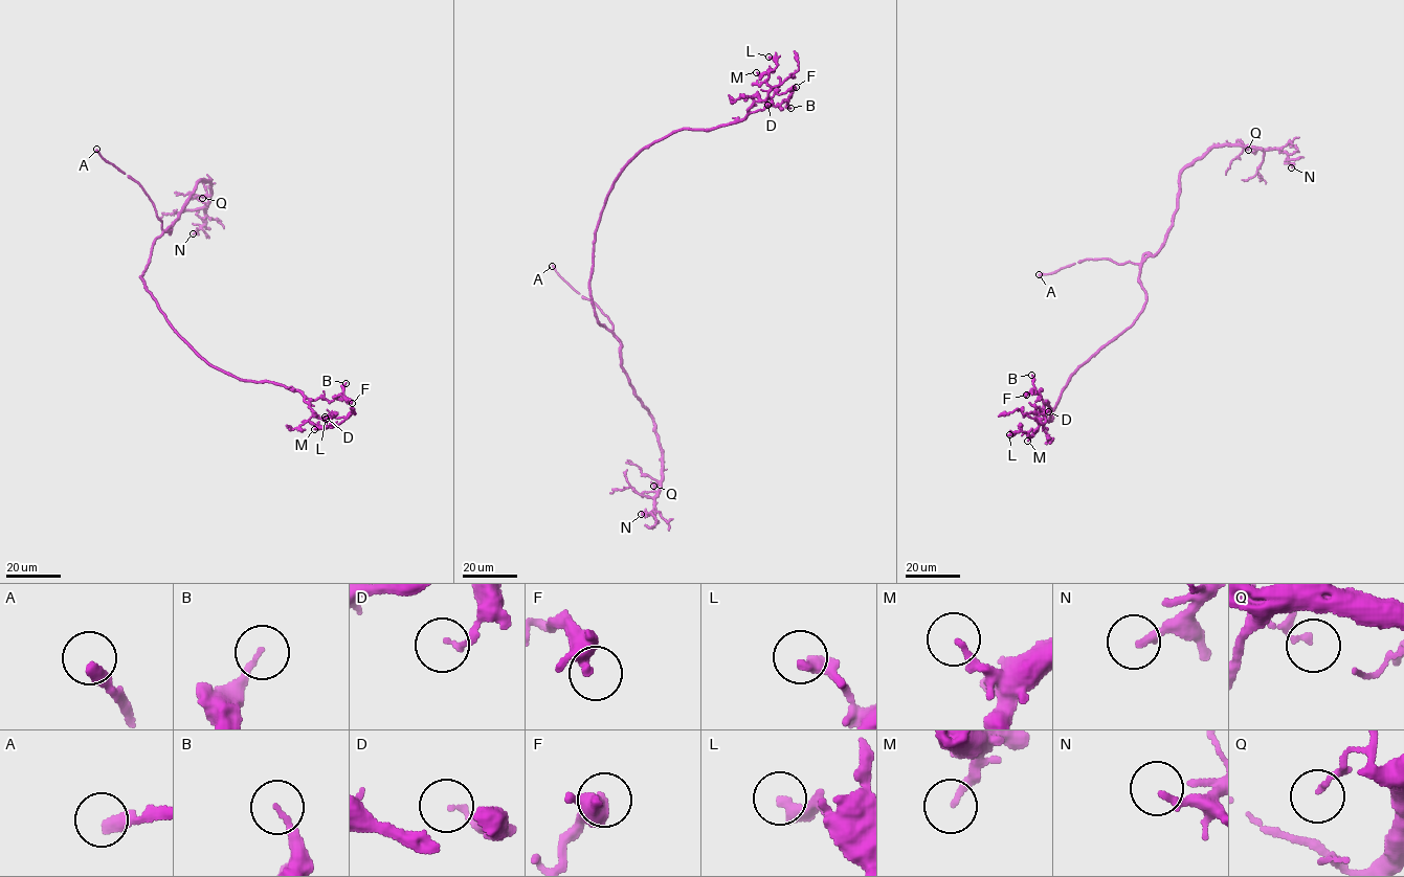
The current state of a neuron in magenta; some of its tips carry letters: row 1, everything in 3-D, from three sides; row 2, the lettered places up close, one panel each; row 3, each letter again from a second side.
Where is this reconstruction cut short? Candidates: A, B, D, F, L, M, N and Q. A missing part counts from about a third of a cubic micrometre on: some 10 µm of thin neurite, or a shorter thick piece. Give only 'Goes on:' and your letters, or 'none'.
Goes on: A, M

